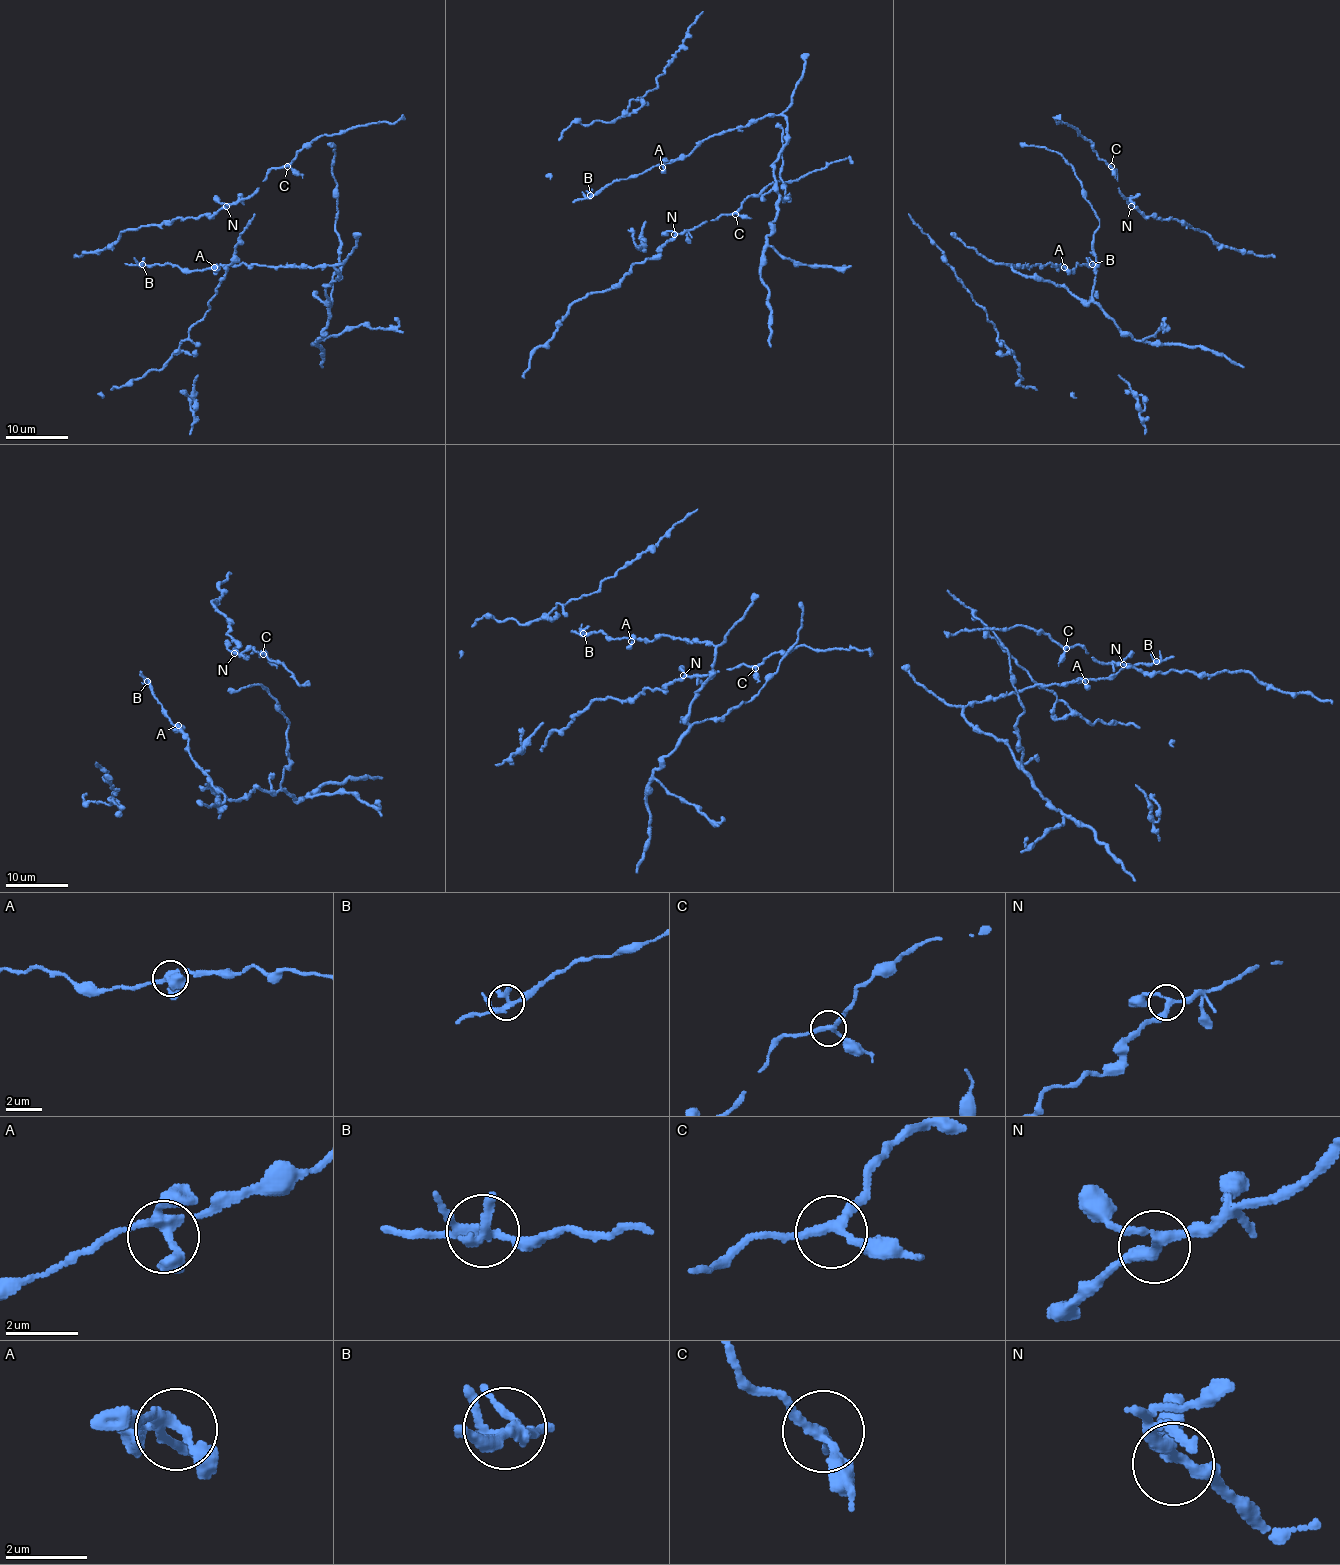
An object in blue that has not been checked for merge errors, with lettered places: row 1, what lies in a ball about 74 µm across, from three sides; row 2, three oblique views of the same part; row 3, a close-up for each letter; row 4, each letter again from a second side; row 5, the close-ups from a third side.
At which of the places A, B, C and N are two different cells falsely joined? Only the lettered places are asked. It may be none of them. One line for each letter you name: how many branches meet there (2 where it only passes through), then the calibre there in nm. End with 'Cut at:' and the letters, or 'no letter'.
Cut at: no letter

